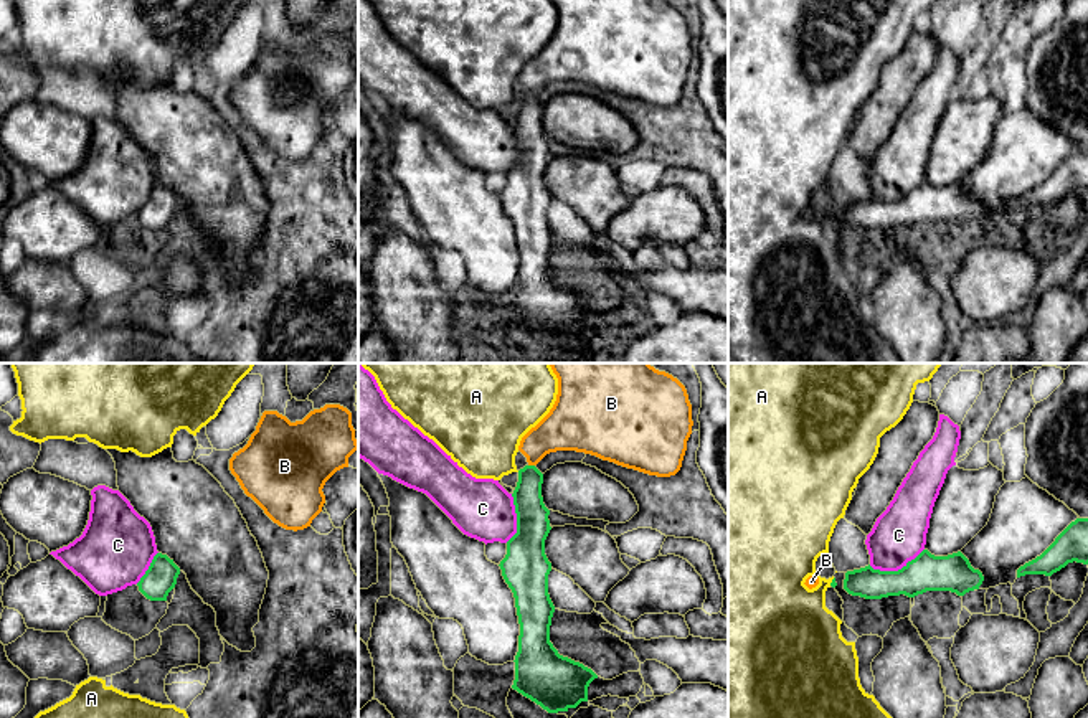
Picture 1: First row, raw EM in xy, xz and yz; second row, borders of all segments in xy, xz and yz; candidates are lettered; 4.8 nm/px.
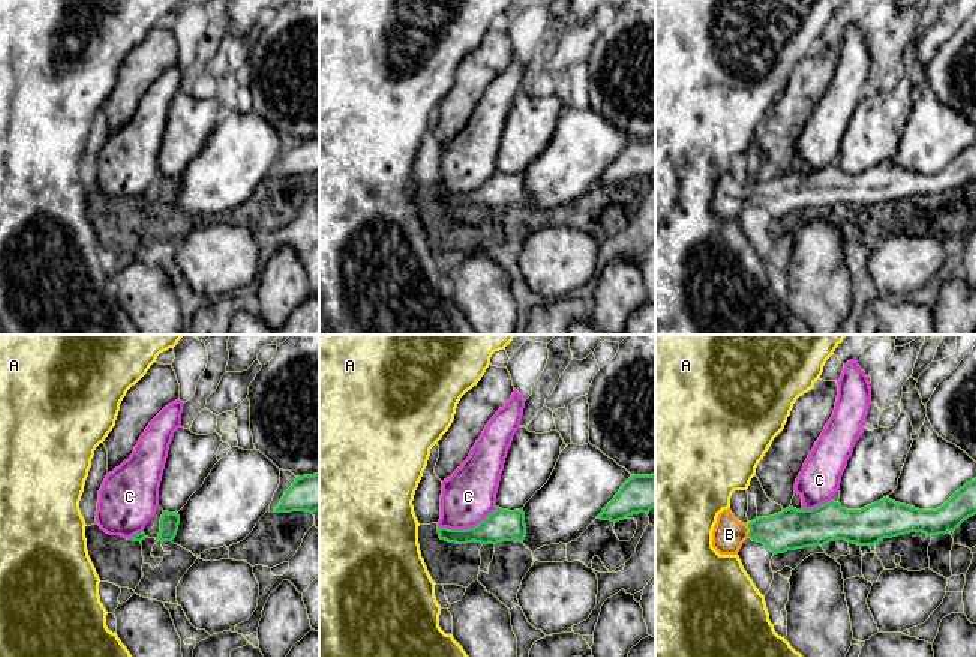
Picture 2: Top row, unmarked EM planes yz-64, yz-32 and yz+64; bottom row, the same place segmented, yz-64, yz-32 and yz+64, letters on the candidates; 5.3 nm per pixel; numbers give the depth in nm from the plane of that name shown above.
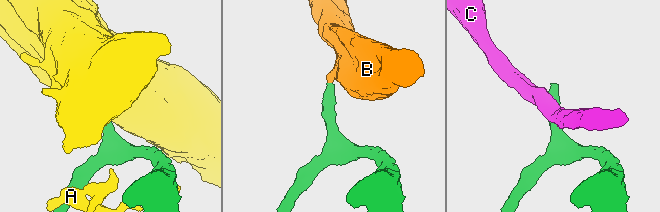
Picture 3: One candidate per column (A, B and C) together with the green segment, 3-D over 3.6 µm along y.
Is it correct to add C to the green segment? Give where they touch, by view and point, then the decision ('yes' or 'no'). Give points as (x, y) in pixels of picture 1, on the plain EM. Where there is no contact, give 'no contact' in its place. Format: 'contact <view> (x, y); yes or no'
contact yz (895, 202); no

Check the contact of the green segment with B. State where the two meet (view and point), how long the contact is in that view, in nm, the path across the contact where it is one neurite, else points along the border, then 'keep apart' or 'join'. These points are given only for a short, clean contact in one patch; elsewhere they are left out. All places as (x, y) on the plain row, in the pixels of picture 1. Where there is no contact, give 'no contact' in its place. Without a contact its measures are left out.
xz (532, 96) | 30 nm | join

